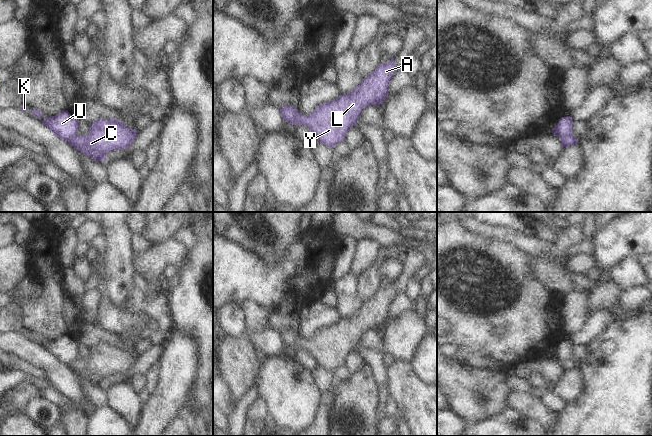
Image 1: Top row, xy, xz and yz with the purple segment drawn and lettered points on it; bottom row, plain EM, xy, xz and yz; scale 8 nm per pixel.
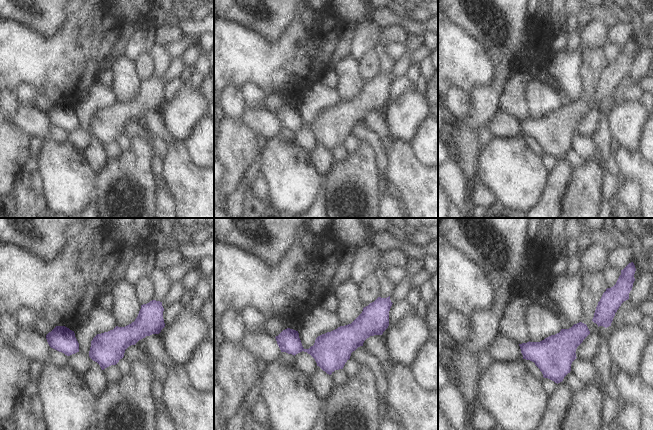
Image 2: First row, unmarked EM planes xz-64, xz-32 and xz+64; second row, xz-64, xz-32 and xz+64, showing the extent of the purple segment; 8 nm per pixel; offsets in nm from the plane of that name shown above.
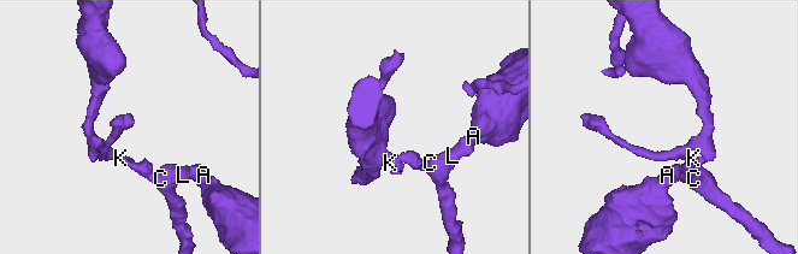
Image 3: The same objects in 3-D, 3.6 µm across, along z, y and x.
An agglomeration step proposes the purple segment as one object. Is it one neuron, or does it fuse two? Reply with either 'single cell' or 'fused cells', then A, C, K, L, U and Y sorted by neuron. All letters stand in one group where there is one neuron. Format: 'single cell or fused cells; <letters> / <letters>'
fused cells; A C L Y / K U

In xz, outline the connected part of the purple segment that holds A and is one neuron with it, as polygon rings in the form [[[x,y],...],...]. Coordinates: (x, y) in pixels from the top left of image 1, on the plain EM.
[[[393,282],[390,286],[379,288],[353,315],[317,330],[308,339],[298,338],[293,348],[305,349],[314,357],[317,365],[333,372],[344,365],[362,333],[380,329],[386,323],[390,303],[396,293]]]

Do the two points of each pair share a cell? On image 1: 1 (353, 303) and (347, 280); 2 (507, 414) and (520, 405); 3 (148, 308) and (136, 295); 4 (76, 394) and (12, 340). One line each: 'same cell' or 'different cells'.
1: same cell
2: different cells
3: same cell
4: same cell

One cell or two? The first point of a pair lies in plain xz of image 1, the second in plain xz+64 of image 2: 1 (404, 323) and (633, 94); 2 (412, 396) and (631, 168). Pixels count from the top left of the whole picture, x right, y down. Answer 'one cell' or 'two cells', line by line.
1: two cells
2: one cell

